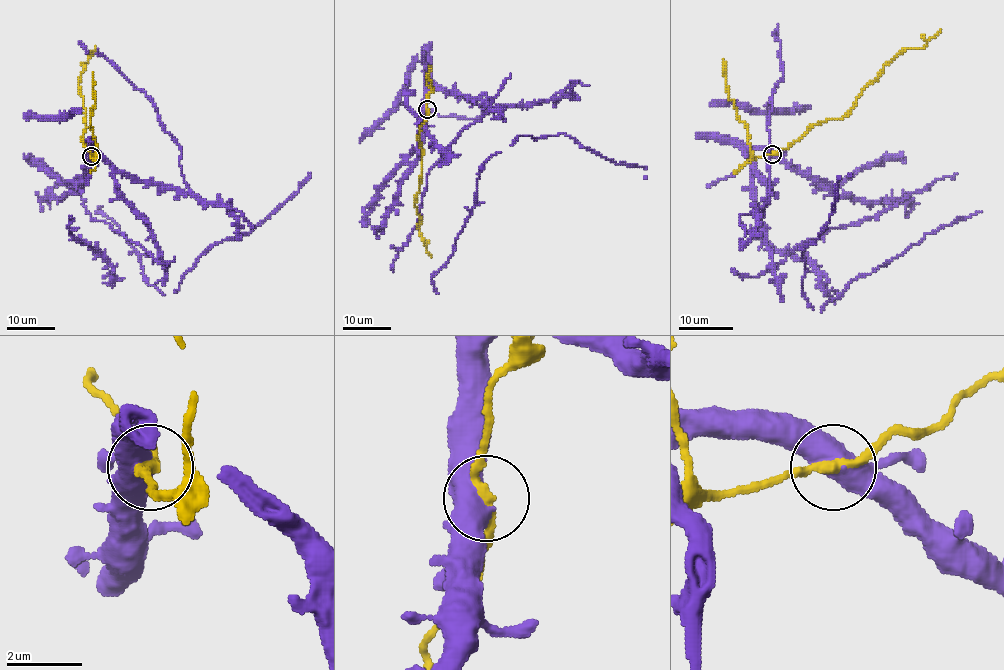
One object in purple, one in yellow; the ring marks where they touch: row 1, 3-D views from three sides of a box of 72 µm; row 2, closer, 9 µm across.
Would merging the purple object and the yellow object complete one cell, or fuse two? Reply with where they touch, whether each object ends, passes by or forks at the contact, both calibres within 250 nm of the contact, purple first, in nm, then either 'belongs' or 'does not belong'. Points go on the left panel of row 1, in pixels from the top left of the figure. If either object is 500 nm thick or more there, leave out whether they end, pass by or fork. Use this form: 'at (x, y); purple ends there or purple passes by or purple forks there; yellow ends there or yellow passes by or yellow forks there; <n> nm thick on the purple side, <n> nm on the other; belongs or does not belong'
at (91, 156); 550 nm thick on the purple side, 240 nm on the other; belongs

